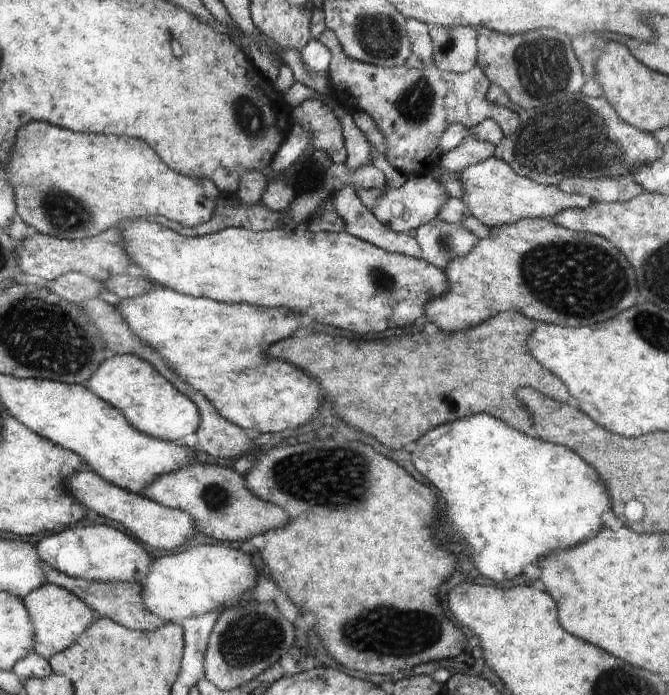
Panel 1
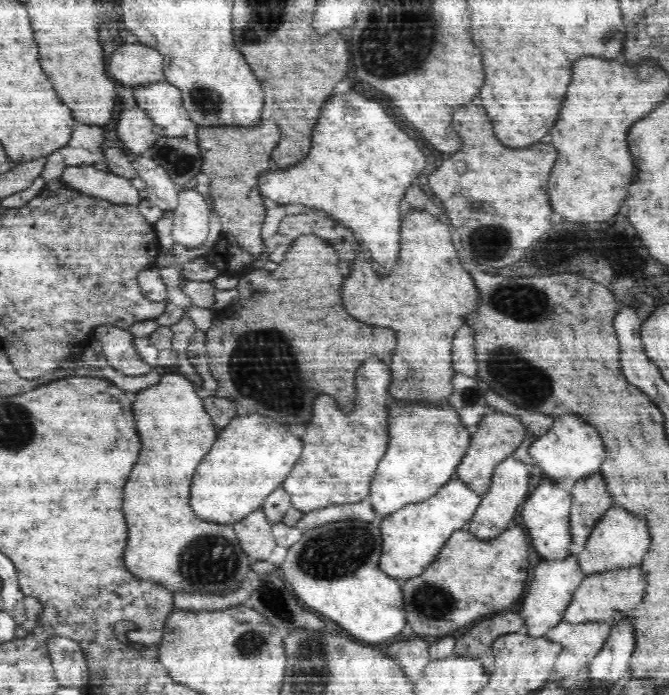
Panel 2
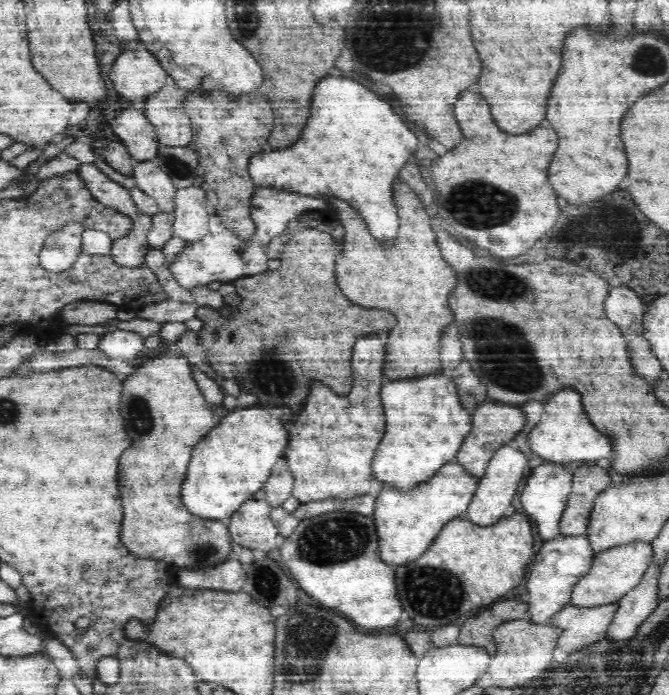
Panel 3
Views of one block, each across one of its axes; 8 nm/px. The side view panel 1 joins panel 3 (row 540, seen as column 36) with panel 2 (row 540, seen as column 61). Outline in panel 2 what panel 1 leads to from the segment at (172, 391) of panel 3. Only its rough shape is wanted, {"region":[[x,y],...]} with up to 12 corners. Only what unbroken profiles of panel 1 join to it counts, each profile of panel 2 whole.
{"region":[[180,373],[138,391],[125,565],[172,592],[251,570],[232,525],[198,520],[218,433]]}

